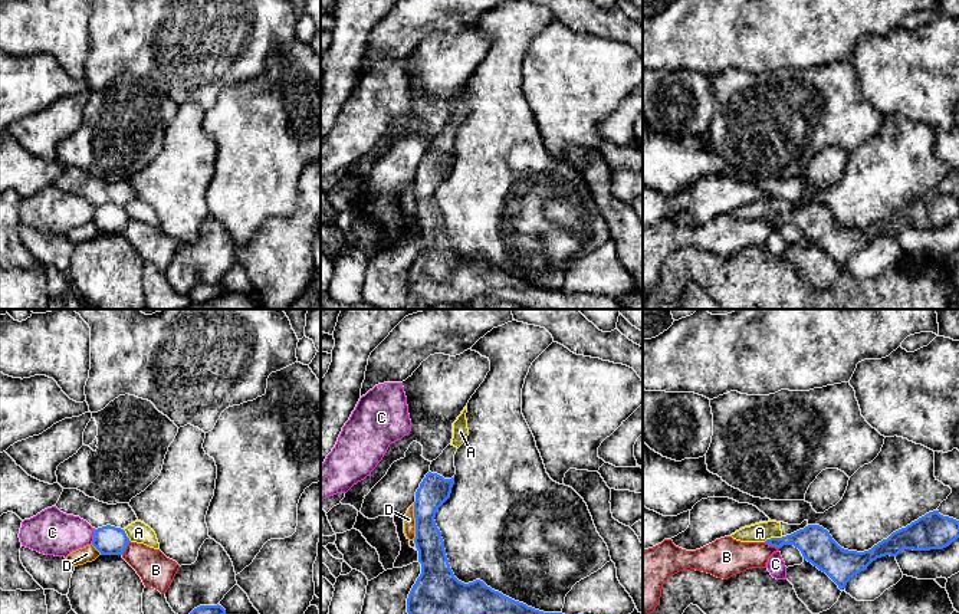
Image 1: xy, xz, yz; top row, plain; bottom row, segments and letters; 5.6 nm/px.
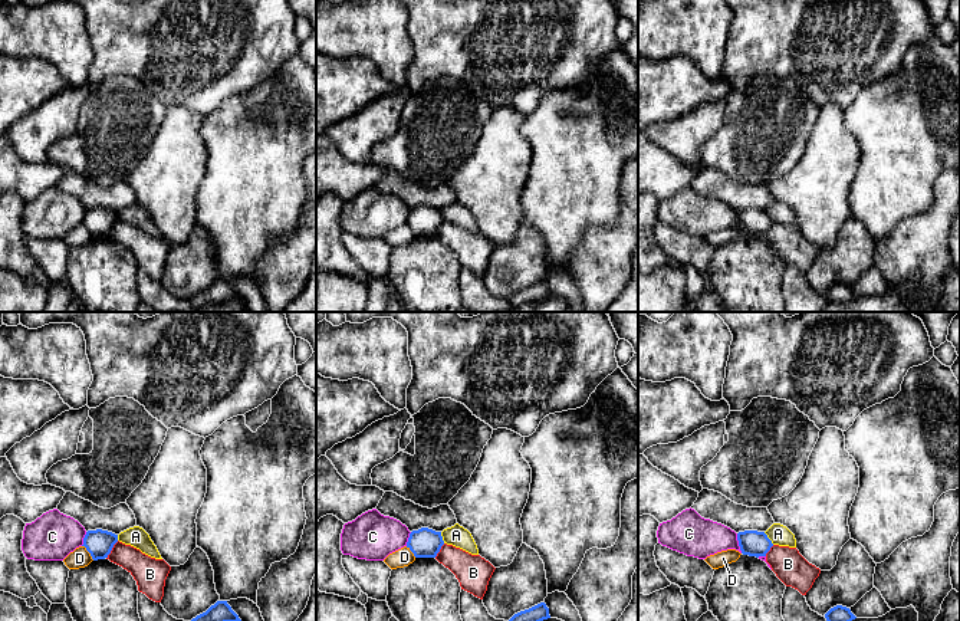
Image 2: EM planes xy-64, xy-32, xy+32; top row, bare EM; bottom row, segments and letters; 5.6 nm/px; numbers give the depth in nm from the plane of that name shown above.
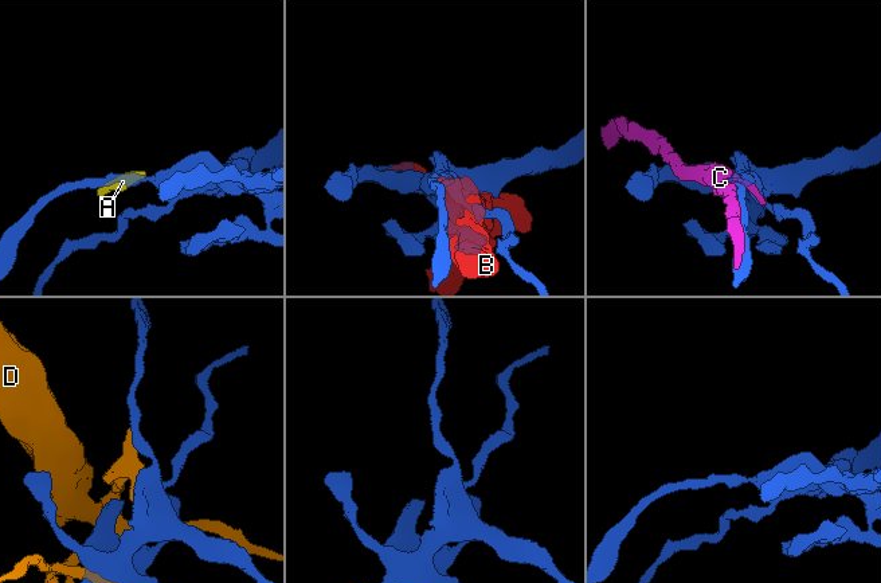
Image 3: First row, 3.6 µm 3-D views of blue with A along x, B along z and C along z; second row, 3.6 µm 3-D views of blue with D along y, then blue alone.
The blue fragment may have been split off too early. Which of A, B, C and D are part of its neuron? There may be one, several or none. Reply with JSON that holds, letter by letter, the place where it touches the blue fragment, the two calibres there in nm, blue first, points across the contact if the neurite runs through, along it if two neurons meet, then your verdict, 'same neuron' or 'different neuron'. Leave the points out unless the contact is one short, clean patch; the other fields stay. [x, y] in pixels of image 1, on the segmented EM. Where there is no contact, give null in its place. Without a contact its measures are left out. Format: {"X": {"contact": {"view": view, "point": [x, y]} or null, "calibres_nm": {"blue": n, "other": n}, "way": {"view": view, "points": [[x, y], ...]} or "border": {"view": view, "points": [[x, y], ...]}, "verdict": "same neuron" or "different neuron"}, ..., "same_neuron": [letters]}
{"A": {"contact": {"view": "yz", "point": [772, 538]}, "calibres_nm": {"blue": 190, "other": 110}, "border": {"view": "yz", "points": [[782, 537], [771, 537], [764, 541]]}, "verdict": "different neuron"}, "B": {"contact": {"view": "yz", "point": [771, 545]}, "calibres_nm": {"blue": 190, "other": 220}, "verdict": "different neuron"}, "C": {"contact": {"view": "xy", "point": [94, 537]}, "calibres_nm": {"blue": 160, "other": 260}, "verdict": "different neuron"}, "D": {"contact": {"view": "xz", "point": [416, 522]}, "calibres_nm": {"blue": 170, "other": 60}, "verdict": "different neuron"}, "same_neuron": []}

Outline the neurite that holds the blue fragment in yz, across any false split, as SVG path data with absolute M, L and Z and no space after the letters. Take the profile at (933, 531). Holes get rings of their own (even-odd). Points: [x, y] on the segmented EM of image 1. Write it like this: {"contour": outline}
{"contour": "M933 510L893 532L871 549L864 552L841 548L827 529L808 525L791 535L766 539L765 544L782 548L794 545L808 562L825 572L840 590L877 558L897 556L903 549L943 549L959 538L959 521Z"}

